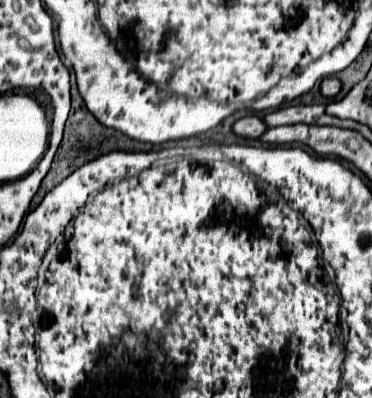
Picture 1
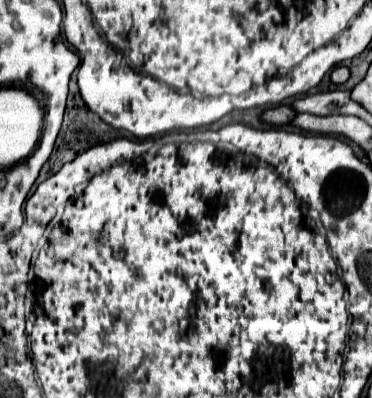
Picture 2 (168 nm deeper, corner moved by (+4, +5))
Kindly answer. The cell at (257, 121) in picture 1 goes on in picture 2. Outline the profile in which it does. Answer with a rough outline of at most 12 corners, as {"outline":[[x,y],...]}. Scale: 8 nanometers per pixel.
{"outline":[[286,104],[266,110],[264,124],[282,126],[296,114]]}

